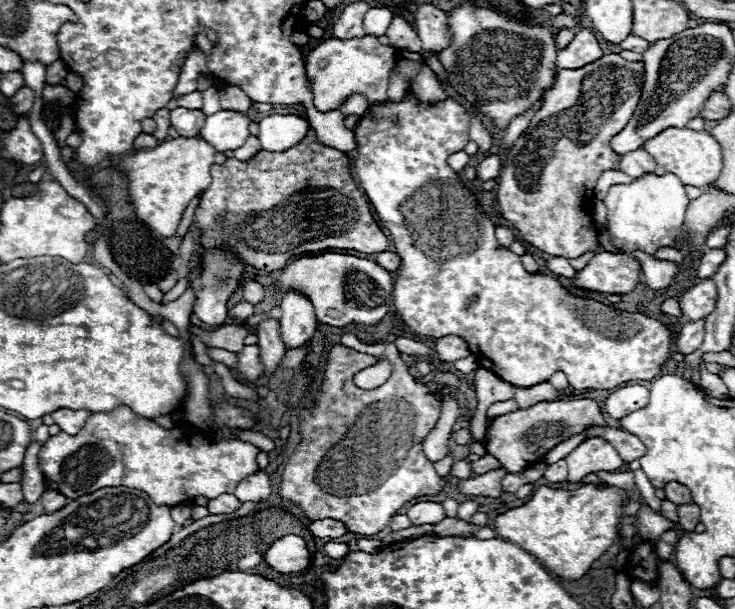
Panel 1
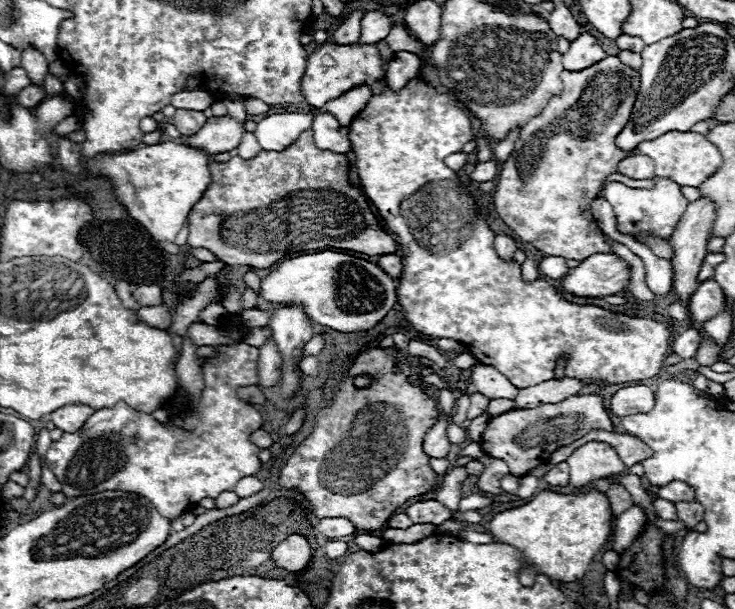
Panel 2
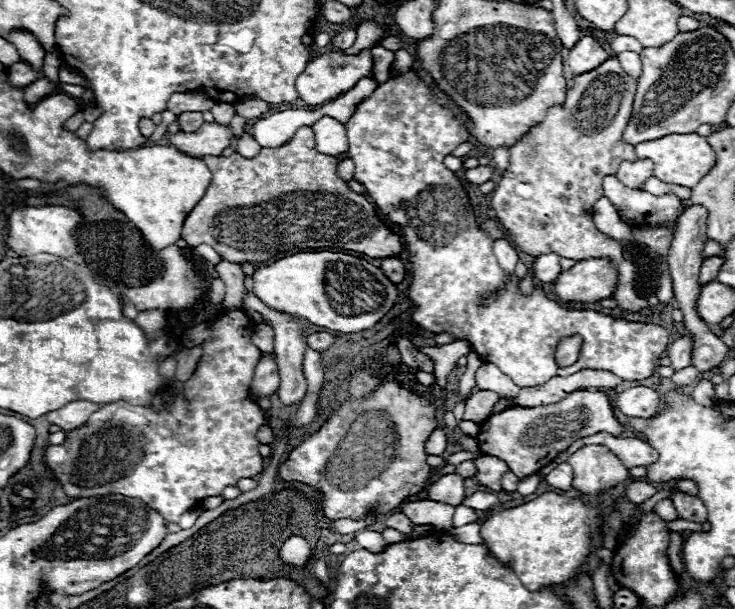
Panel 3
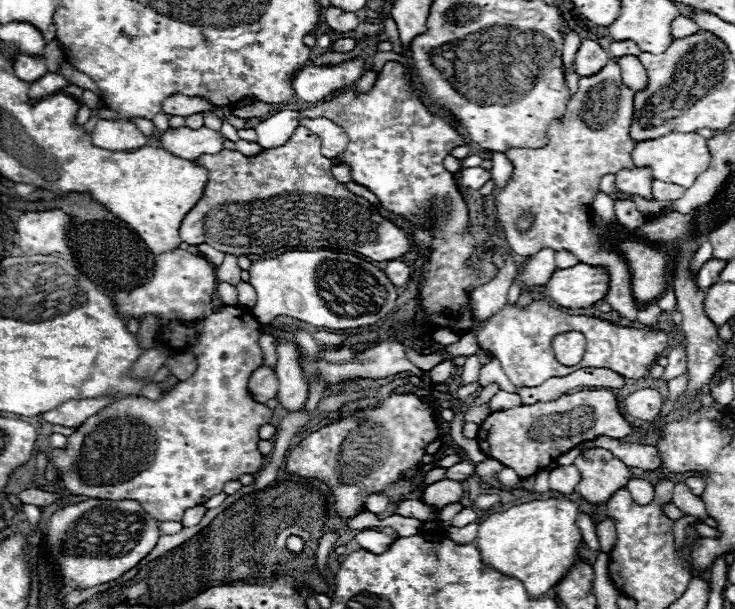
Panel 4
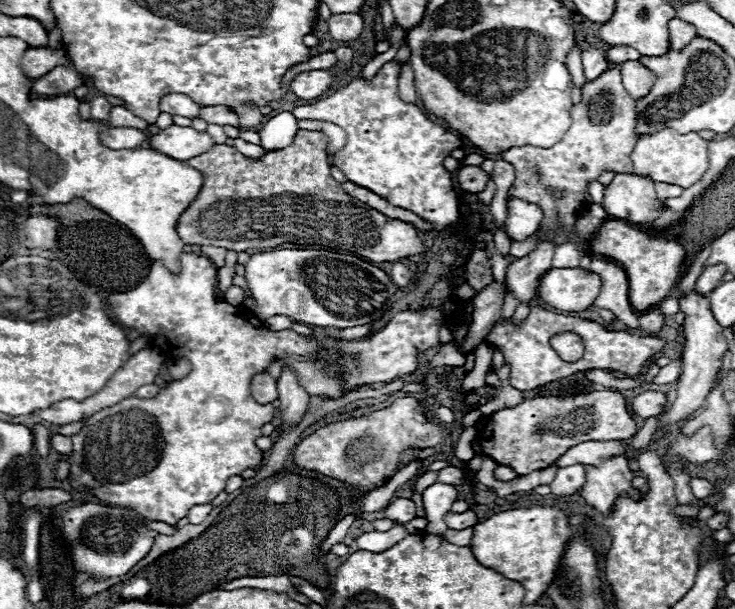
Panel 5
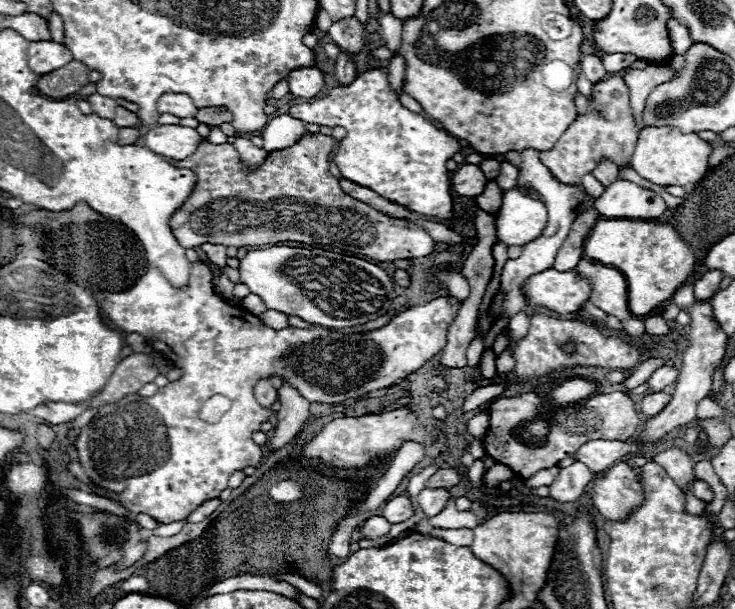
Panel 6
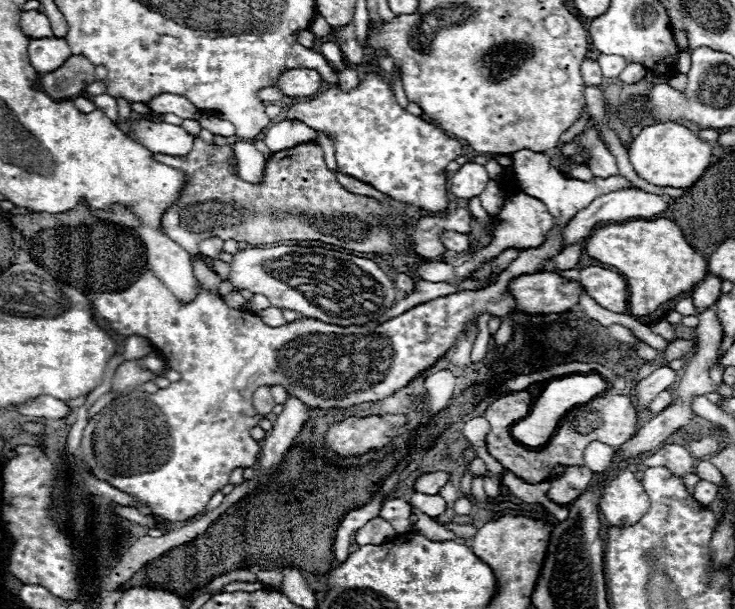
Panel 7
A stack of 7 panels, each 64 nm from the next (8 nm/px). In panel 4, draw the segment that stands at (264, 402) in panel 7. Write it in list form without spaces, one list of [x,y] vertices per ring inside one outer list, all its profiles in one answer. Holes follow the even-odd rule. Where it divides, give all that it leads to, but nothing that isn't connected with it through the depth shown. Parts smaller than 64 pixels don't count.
[[[260,366],[250,378],[250,394],[256,402],[266,402],[270,398],[276,398],[278,392],[278,376],[272,368]]]

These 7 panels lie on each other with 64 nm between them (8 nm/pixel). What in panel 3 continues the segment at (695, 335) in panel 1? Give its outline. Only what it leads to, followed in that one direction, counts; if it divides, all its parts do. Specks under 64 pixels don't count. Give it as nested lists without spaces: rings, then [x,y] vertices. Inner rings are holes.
[[[680,336],[676,342],[672,342],[668,346],[668,356],[672,358],[672,368],[682,370],[686,366],[690,366],[690,358],[692,358],[692,336]]]

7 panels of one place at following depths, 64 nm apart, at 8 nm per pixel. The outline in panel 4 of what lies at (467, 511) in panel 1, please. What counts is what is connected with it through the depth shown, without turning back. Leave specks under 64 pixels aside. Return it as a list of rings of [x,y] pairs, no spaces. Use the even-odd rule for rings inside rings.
[[[480,494],[470,506],[474,506],[474,508],[479,508],[482,510],[487,510],[491,506],[494,506],[497,502],[500,502],[500,496],[498,494]]]

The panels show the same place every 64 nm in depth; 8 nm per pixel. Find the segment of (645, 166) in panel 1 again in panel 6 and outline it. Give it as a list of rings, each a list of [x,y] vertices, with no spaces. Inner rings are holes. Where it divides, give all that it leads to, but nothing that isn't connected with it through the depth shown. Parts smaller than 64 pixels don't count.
[[[624,178],[612,182],[594,206],[602,218],[620,216],[620,220],[658,220],[668,210],[656,192]]]

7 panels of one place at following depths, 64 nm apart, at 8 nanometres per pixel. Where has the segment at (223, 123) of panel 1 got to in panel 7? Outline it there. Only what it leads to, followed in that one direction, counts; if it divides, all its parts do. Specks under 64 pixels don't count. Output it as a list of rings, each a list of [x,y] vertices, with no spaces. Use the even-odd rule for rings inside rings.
[[[138,118],[130,122],[132,138],[154,154],[186,156],[192,150],[194,136],[182,126],[152,122],[150,118]]]

